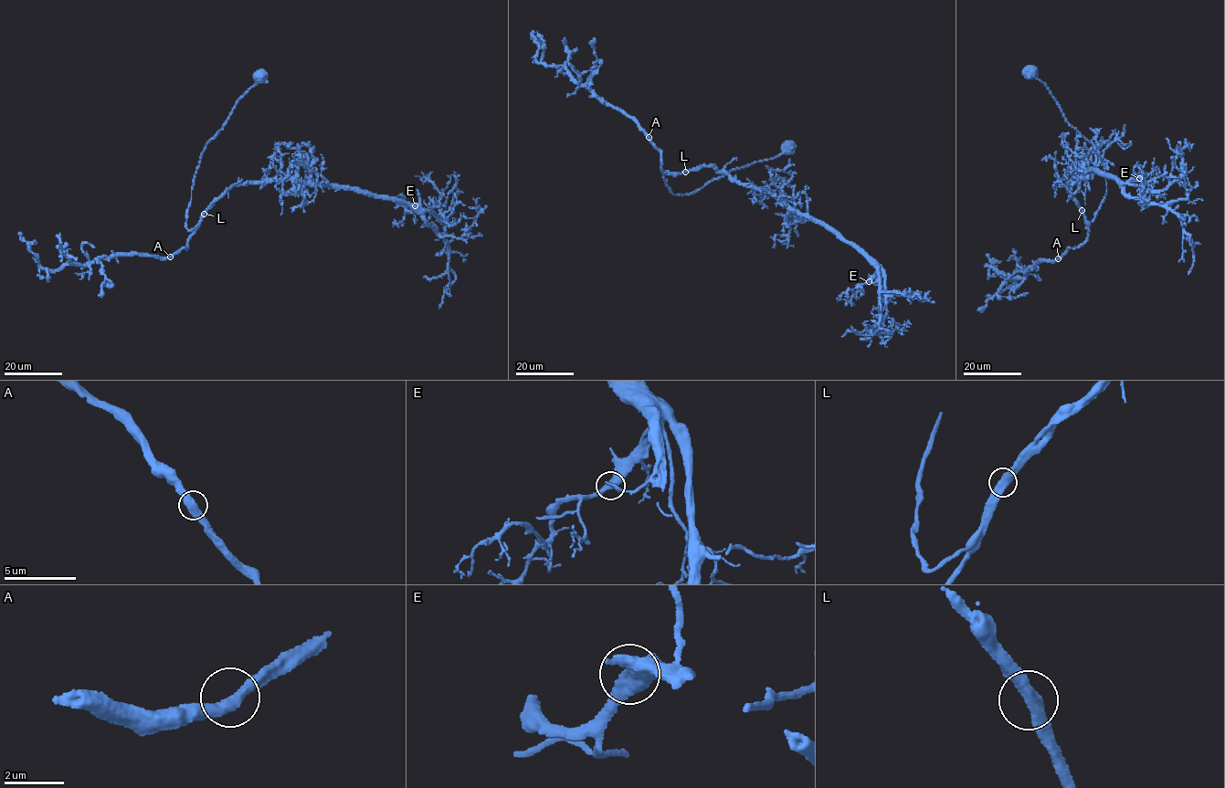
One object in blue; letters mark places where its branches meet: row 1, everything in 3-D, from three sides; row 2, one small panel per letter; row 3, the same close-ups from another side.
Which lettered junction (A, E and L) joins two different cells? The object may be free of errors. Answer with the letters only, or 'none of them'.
none of them

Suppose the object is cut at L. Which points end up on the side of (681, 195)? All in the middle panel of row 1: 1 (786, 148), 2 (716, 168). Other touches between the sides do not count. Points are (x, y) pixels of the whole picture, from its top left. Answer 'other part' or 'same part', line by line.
1: same part
2: other part

